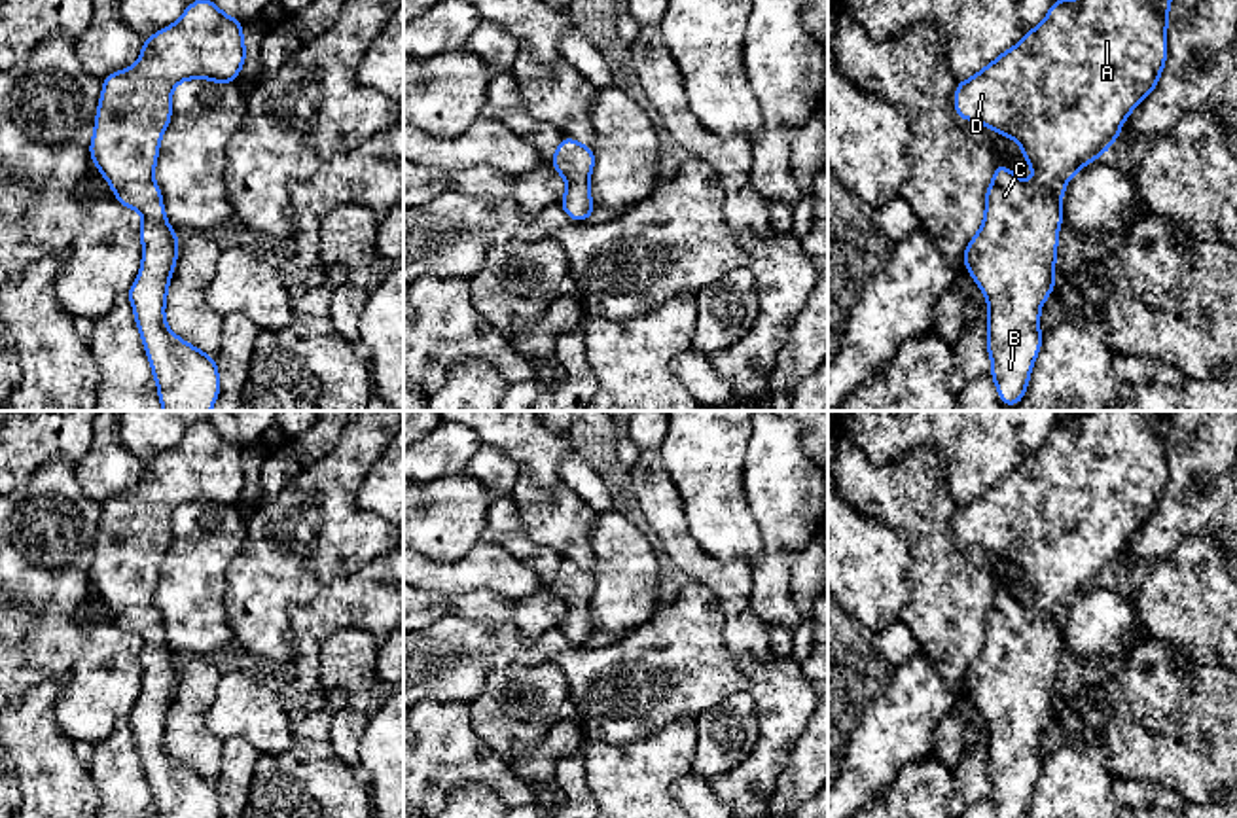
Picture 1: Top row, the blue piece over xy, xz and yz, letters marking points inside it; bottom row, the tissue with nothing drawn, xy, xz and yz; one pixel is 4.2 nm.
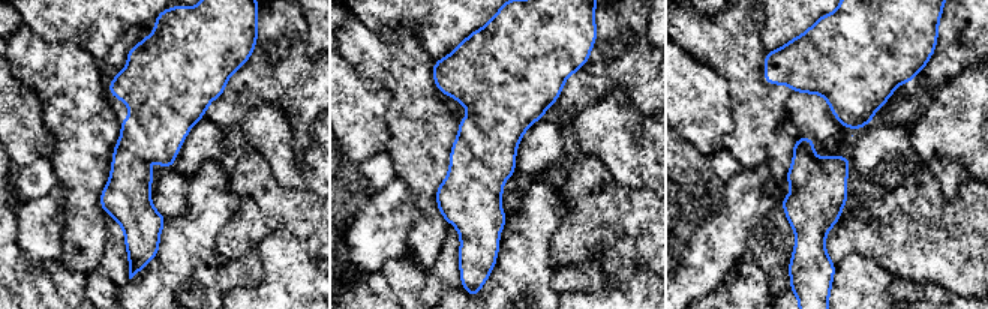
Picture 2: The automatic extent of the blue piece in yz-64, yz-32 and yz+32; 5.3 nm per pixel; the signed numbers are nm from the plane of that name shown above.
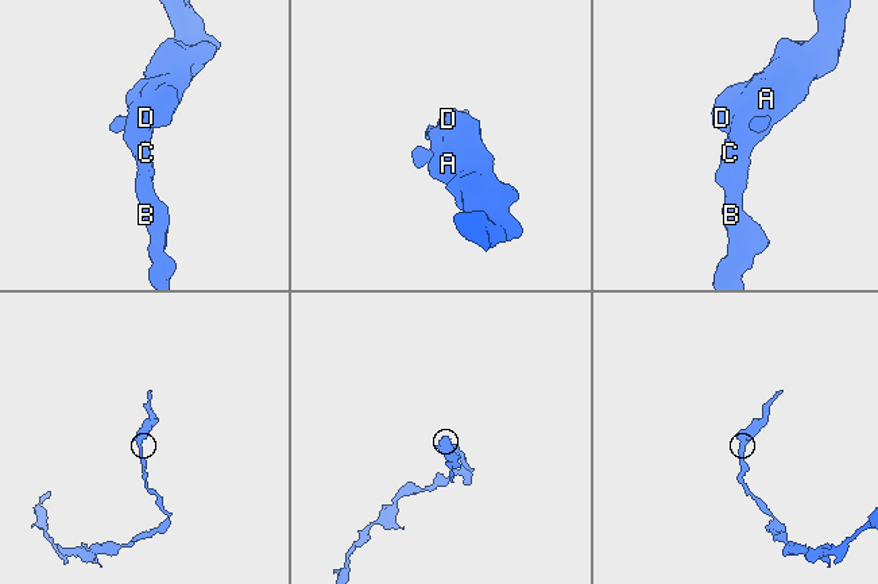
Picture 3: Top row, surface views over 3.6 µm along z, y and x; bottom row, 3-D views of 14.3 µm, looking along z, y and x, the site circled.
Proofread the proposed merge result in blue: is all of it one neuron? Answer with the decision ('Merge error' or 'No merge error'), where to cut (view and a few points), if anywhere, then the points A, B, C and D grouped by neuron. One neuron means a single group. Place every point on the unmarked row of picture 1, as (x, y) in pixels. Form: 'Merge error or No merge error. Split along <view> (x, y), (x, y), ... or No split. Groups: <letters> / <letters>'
No merge error. No split. Groups: A B C D

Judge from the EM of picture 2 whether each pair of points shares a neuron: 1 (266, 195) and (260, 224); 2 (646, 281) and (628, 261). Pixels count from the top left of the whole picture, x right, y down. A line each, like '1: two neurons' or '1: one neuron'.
1: one neuron
2: one neuron

